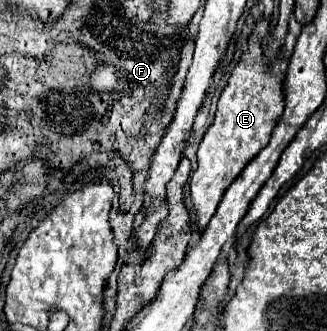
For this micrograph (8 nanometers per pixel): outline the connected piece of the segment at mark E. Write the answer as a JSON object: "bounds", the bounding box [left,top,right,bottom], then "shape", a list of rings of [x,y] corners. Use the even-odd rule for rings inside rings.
{"bounds":[191,19,283,229],"shape":[[[259,19],[249,35],[247,49],[243,51],[239,63],[235,65],[227,81],[227,87],[221,91],[215,121],[199,145],[199,167],[191,177],[191,197],[199,229],[207,227],[225,189],[237,179],[243,167],[269,143],[271,131],[283,115],[283,71],[279,69],[281,57],[275,59],[275,67],[267,67],[261,47],[265,35],[267,19]]]}

